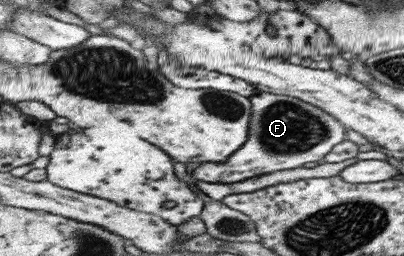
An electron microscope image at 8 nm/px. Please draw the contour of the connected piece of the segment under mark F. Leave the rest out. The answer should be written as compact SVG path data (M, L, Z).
M260 92L251 97L251 102L252 127L247 142L226 162L199 164L192 173L196 180L238 183L275 171L304 167L306 163L326 159L336 145L346 140L346 129L335 116L304 100Z

